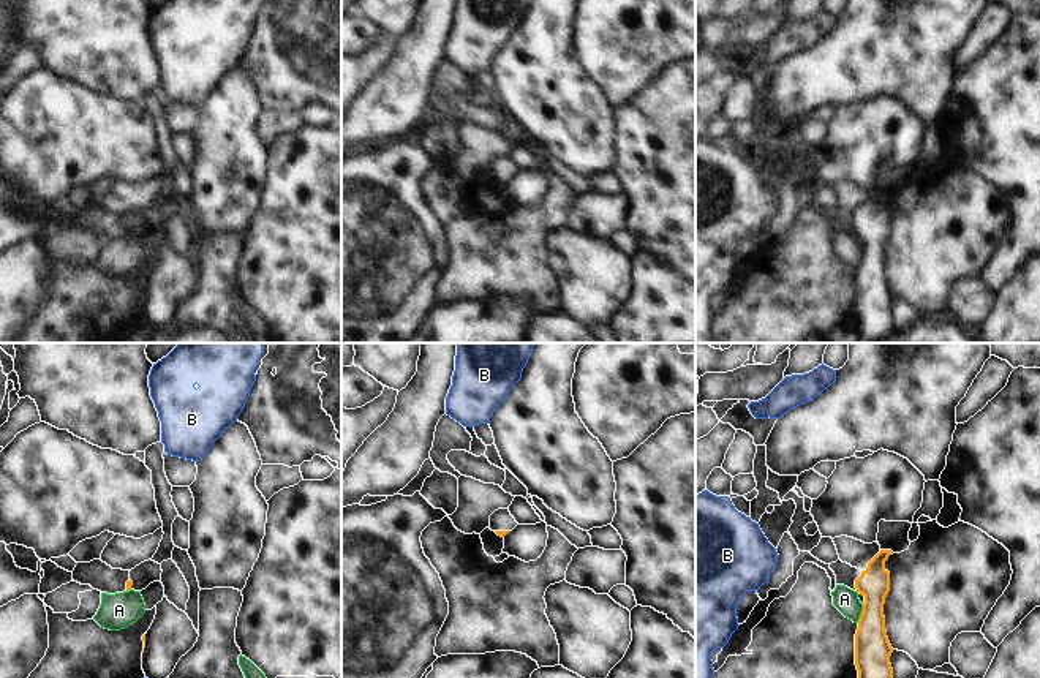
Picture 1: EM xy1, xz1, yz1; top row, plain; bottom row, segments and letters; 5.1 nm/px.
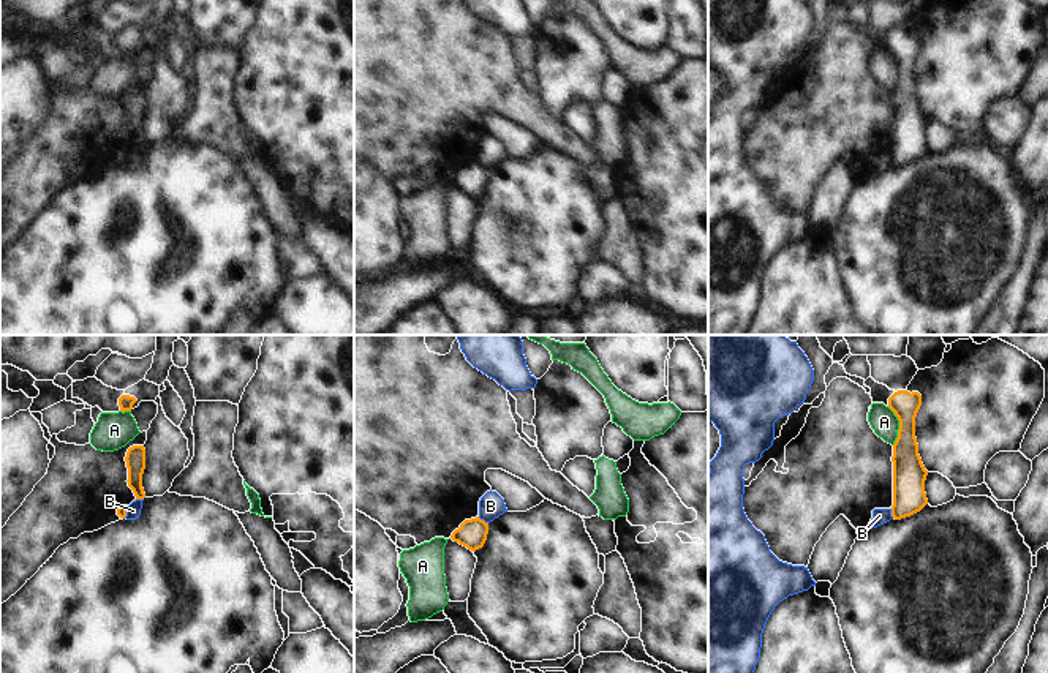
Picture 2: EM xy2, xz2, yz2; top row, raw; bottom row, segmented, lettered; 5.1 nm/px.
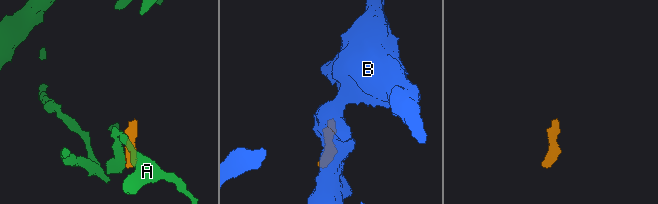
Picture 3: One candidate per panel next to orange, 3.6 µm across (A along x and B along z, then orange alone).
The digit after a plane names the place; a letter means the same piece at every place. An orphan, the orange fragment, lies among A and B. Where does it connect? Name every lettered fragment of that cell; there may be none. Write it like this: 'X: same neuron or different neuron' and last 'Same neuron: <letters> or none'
A: different neuron
B: different neuron
Same neuron: none

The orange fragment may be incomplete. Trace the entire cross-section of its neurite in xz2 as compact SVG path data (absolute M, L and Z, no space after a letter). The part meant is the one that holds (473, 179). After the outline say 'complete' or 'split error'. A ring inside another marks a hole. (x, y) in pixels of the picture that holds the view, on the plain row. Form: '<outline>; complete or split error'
M476 163L471 166L465 166L460 171L460 174L452 179L450 185L471 197L476 197L484 193L487 180L488 180L488 169Z; complete

